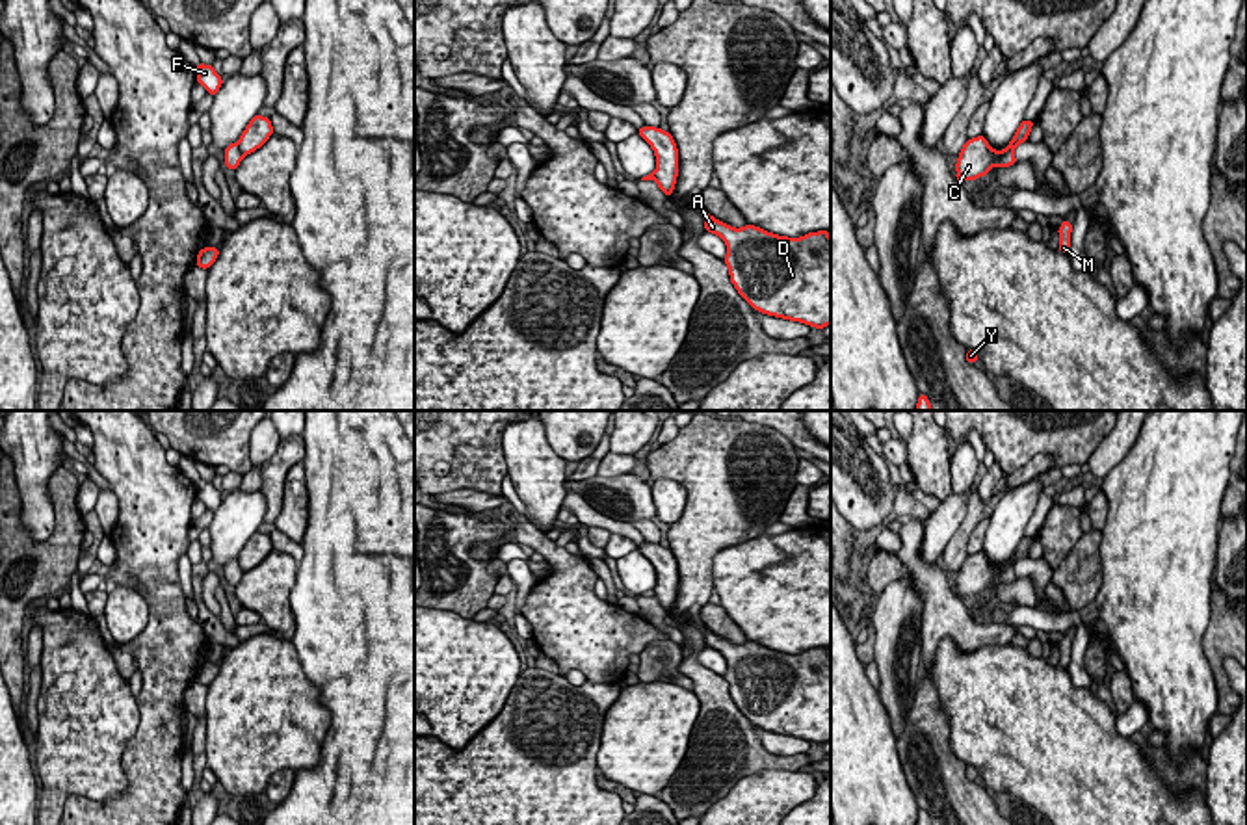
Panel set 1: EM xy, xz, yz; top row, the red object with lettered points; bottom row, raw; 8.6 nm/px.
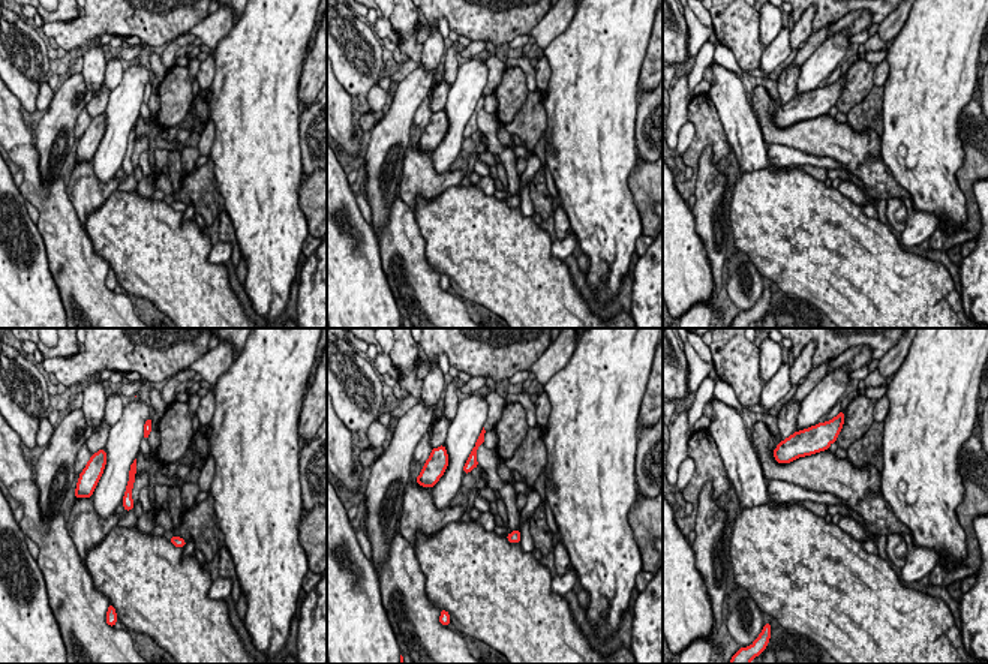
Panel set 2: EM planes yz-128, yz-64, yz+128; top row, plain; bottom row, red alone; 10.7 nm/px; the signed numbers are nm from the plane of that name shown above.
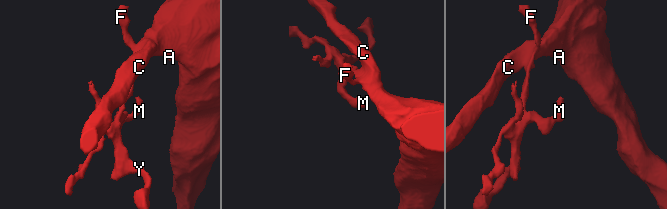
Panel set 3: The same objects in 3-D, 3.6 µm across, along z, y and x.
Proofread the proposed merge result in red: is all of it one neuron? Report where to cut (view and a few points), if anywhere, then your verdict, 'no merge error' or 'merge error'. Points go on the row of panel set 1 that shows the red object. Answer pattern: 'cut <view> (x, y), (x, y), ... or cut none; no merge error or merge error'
cut yz (1013, 145), (997, 164); merge error

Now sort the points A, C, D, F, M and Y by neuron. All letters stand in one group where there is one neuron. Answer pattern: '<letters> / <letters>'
A C D / F M Y

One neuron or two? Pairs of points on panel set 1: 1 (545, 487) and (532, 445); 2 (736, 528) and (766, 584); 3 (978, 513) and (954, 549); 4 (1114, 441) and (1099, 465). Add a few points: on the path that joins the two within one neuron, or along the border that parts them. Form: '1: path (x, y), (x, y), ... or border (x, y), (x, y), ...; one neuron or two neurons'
1: path (538, 476), (532, 456); one neuron
2: border (764, 534), (723, 547), (710, 569); two neurons
3: path (969, 523), (959, 539); one neuron
4: path (1114, 446), (1102, 459); one neuron

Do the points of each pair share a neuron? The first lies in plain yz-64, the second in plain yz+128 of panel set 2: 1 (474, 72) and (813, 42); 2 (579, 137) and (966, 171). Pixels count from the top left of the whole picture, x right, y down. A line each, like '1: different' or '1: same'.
1: different
2: different

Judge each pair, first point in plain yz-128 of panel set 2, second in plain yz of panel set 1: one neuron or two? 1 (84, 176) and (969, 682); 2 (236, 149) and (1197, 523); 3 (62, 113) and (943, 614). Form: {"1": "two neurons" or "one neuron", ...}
{"1": "two neurons", "2": "one neuron", "3": "two neurons"}

